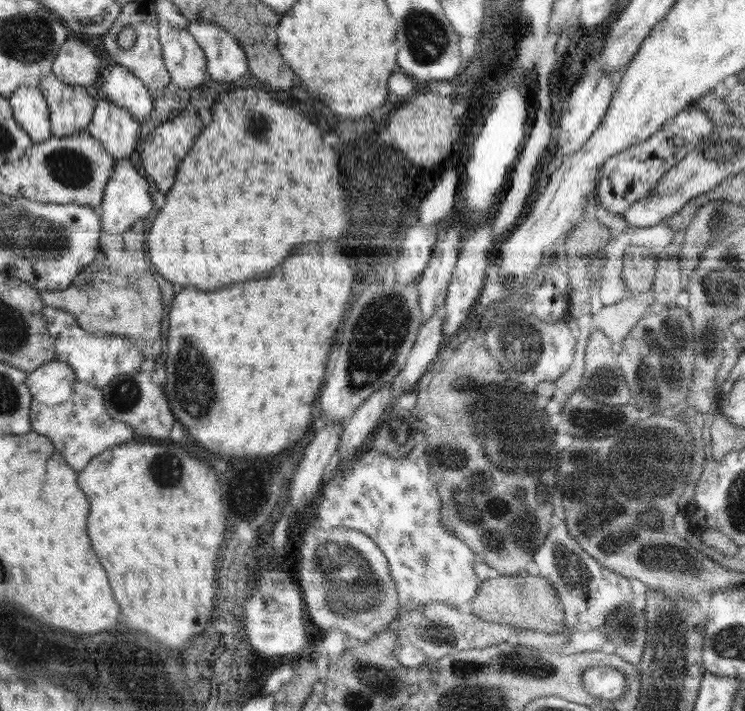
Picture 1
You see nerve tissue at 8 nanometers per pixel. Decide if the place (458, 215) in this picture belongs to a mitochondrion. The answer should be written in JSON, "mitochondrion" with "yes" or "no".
{"mitochondrion":"no"}

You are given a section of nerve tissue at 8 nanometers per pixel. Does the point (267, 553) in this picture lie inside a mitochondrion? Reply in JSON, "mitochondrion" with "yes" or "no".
{"mitochondrion":"no"}

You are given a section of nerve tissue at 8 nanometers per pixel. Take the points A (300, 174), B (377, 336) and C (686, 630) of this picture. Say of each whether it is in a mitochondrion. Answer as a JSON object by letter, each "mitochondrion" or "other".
{"A":"other","B":"mitochondrion","C":"mitochondrion"}

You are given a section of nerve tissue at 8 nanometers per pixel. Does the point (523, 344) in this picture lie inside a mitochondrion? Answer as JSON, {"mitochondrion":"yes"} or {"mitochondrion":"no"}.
{"mitochondrion":"yes"}

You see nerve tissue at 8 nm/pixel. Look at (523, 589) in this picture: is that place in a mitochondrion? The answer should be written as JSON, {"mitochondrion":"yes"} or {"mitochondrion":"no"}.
{"mitochondrion":"yes"}

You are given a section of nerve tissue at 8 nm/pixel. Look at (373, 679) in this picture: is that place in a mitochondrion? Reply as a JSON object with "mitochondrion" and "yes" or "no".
{"mitochondrion":"yes"}

